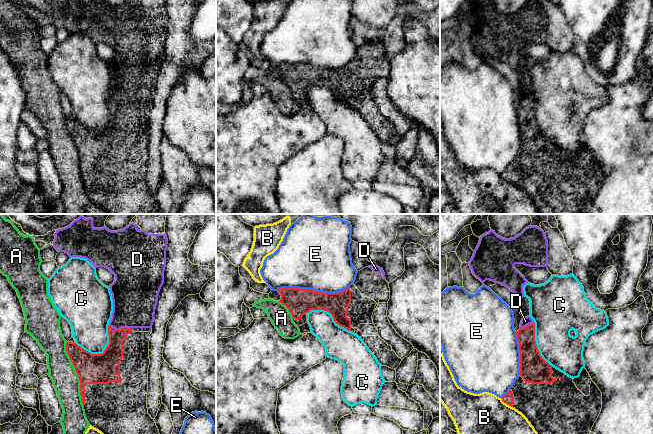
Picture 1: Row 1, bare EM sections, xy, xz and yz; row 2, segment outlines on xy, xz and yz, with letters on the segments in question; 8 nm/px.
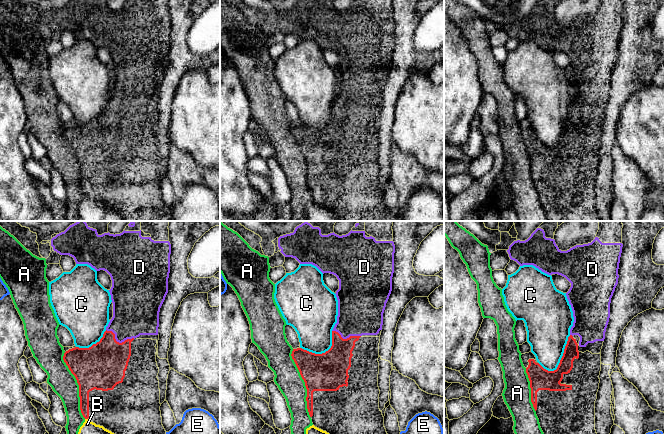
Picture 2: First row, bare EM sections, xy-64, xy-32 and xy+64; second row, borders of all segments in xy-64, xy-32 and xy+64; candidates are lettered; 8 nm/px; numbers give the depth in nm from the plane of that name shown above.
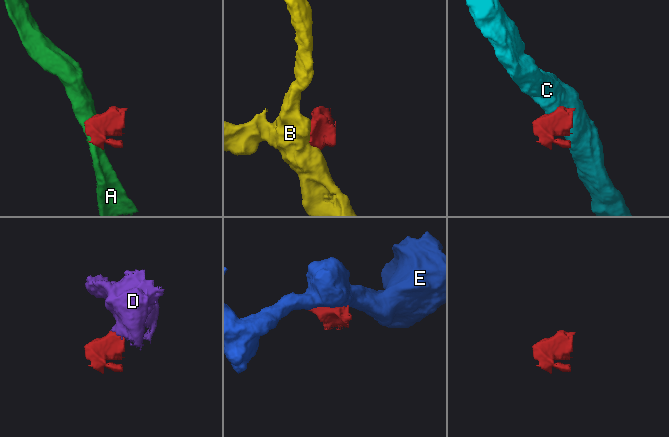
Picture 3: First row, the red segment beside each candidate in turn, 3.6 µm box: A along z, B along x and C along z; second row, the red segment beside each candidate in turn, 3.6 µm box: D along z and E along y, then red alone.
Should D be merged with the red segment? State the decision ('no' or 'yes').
yes

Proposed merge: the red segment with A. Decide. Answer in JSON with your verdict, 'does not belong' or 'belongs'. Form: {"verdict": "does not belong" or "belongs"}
{"verdict": "does not belong"}

